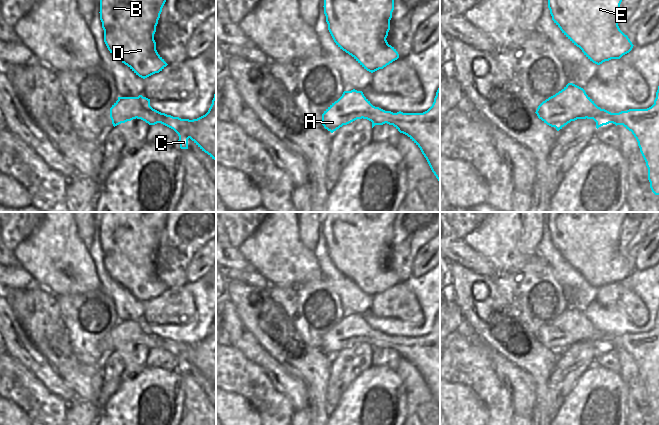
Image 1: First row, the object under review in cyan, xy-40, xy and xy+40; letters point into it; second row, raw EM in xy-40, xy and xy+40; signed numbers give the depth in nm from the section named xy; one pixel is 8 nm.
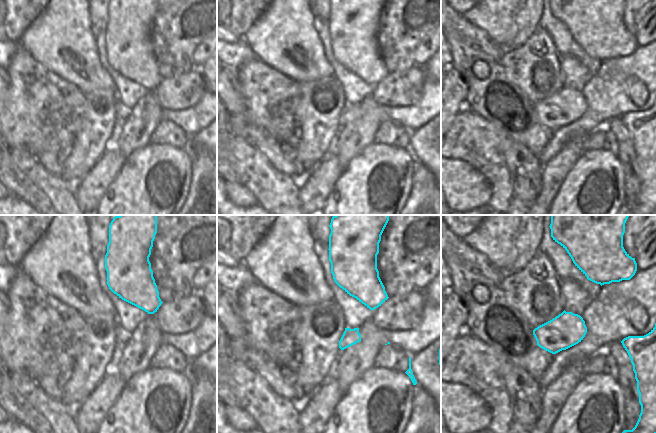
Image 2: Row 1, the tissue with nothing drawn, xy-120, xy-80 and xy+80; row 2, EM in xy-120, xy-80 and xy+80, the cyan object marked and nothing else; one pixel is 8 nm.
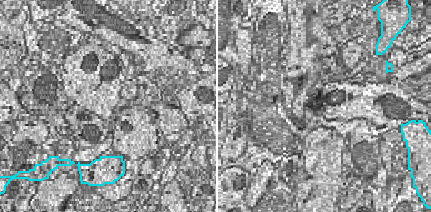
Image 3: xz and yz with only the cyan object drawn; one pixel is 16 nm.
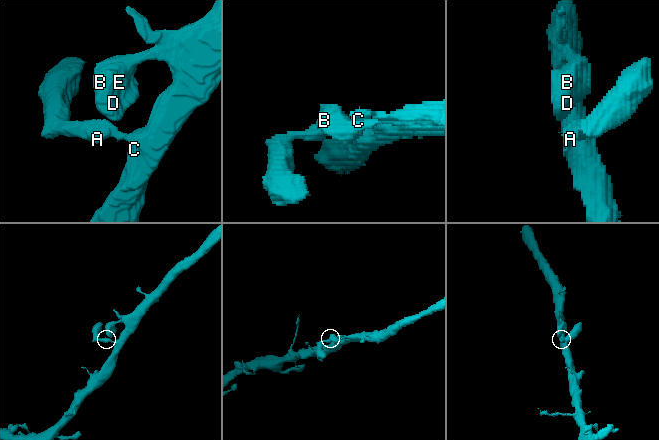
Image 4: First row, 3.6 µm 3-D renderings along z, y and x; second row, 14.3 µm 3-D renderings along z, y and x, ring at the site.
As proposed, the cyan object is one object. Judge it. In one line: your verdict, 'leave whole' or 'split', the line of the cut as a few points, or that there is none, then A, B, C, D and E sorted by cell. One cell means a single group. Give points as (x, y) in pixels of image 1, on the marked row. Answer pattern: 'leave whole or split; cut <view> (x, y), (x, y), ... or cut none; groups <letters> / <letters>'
split; cut xy-40 (138, 96), (145, 113), (137, 118); groups A / B C D E

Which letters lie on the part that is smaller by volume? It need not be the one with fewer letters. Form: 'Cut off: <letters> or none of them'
Cut off: A

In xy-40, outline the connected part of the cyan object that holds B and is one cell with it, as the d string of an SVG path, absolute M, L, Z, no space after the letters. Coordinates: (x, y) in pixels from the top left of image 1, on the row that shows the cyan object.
M100 0L104 42L110 53L145 79L168 64L158 54L154 34L166 0Z

